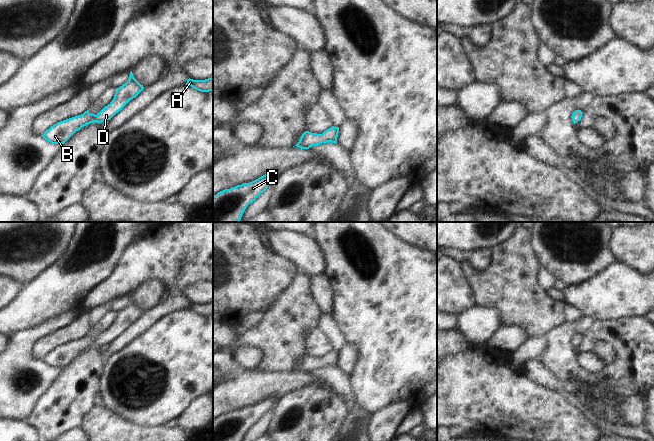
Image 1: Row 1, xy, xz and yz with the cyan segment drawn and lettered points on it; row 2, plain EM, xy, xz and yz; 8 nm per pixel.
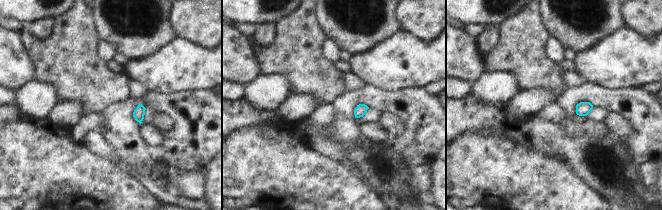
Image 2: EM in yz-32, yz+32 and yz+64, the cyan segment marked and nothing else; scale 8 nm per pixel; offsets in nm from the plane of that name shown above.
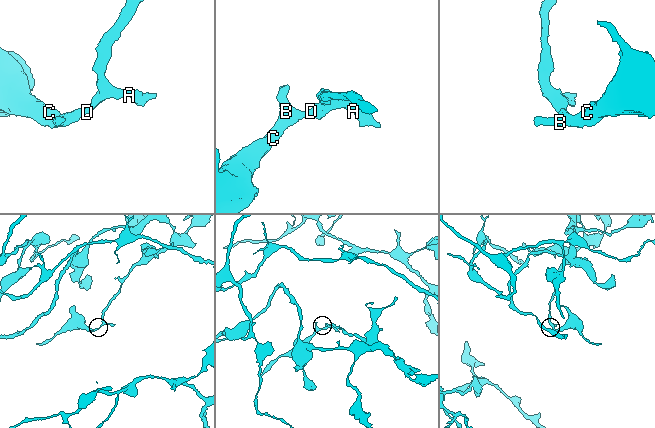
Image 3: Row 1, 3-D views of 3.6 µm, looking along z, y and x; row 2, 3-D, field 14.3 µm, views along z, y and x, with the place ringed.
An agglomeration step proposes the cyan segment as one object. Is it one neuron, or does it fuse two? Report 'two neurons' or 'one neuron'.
one neuron

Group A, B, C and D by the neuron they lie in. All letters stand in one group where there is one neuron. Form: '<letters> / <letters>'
A B C D

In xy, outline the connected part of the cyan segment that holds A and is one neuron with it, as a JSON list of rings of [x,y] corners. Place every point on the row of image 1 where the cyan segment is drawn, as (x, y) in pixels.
[[[213,77],[205,80],[193,80],[189,78],[186,85],[201,92],[213,91]]]

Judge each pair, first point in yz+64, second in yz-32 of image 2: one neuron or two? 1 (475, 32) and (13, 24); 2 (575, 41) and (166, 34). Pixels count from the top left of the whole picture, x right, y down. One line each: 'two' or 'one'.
1: one
2: one

